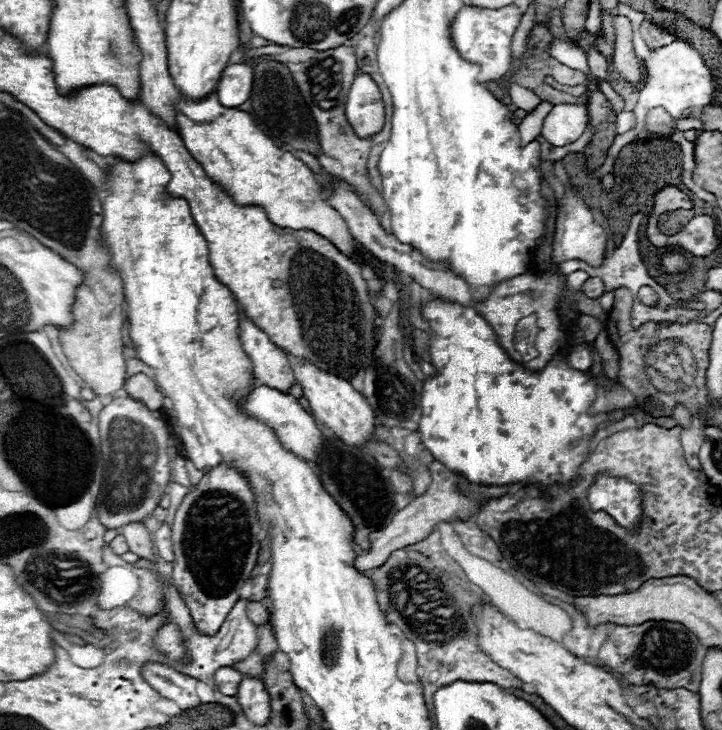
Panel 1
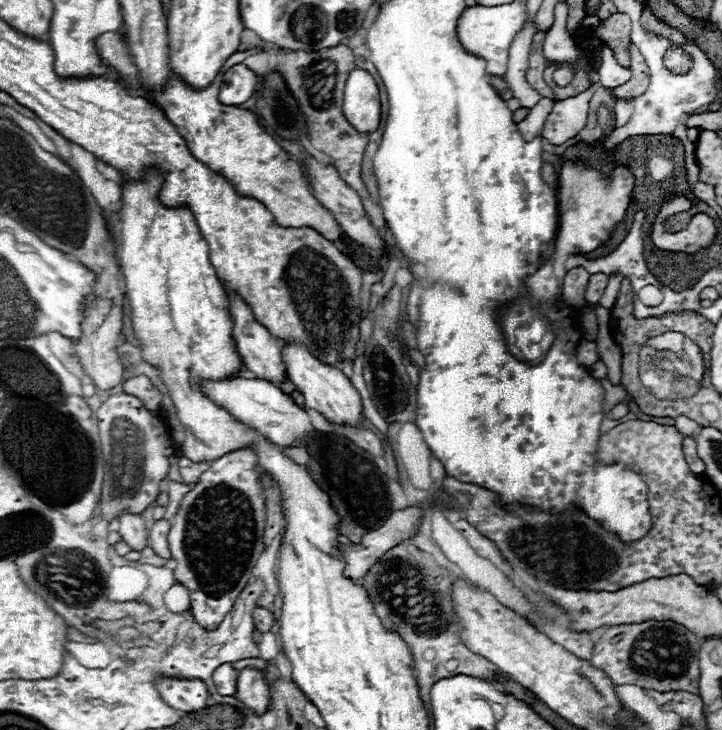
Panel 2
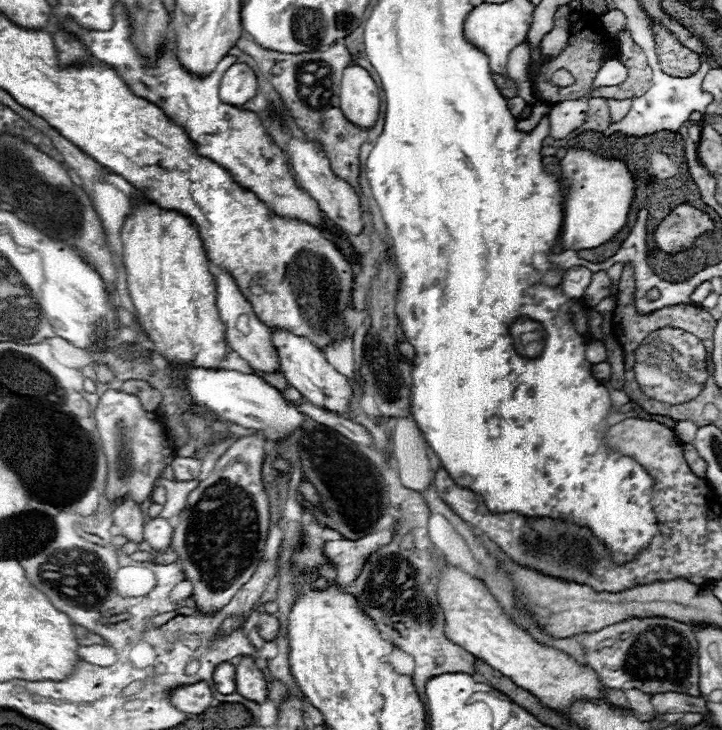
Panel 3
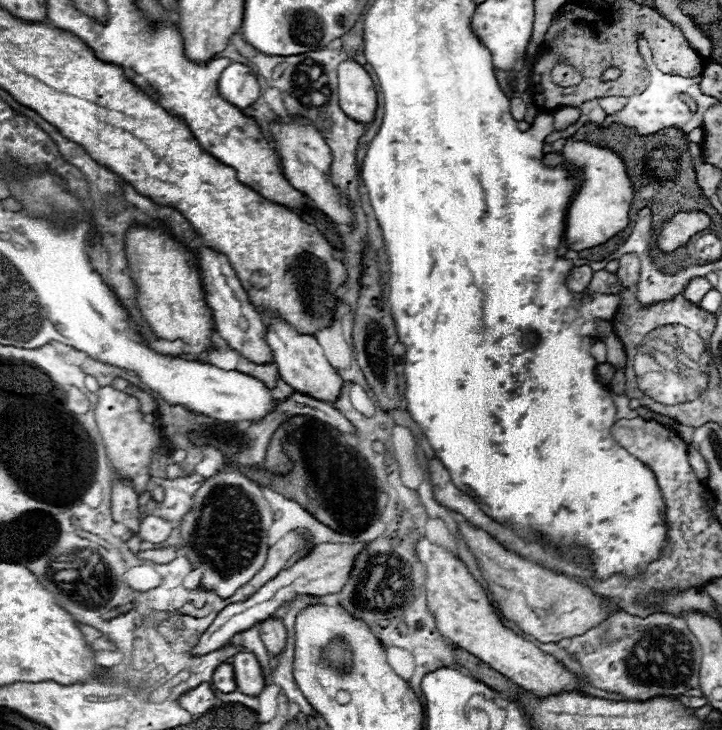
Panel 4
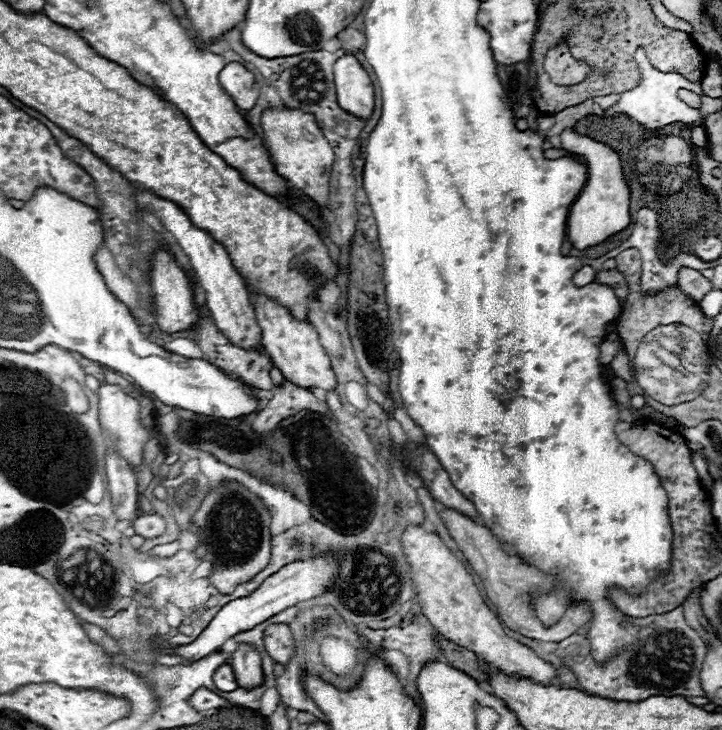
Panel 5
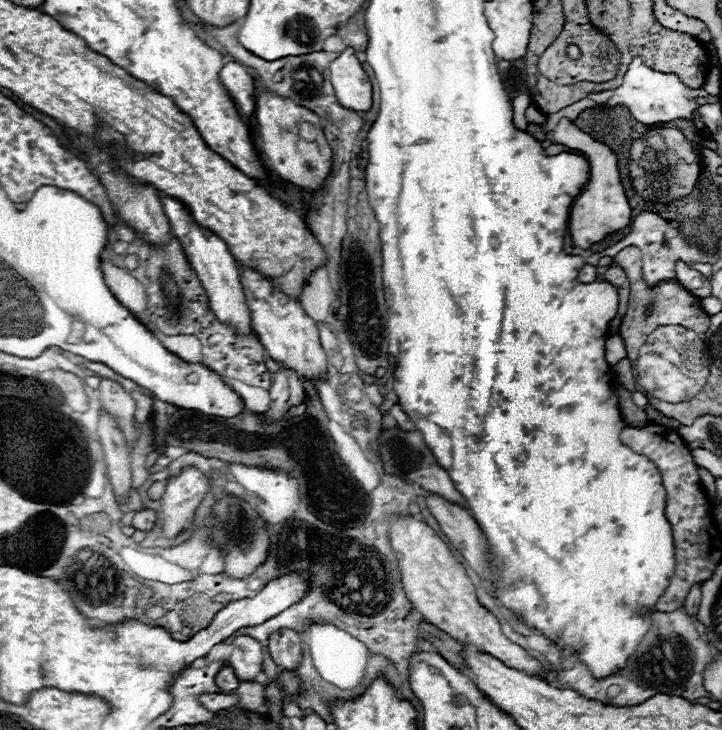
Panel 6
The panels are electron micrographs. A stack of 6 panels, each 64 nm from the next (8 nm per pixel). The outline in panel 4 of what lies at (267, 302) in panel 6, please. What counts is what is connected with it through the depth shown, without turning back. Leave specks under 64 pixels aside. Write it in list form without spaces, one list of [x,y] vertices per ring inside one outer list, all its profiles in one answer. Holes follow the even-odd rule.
[[[262,312],[262,322],[268,326],[268,334],[266,334],[266,344],[272,348],[274,352],[274,362],[280,370],[280,376],[286,384],[290,384],[294,390],[308,394],[316,400],[334,404],[340,394],[342,394],[342,378],[340,374],[328,364],[322,346],[318,344],[318,340],[310,334],[298,334],[290,324]]]

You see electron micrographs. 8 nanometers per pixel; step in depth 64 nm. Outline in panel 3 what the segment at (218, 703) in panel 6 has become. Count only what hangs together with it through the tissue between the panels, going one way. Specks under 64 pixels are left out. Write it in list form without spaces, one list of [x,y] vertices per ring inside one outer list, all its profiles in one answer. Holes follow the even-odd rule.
[[[196,682],[174,688],[168,700],[172,702],[172,706],[186,714],[200,714],[212,704],[212,692],[206,682]]]

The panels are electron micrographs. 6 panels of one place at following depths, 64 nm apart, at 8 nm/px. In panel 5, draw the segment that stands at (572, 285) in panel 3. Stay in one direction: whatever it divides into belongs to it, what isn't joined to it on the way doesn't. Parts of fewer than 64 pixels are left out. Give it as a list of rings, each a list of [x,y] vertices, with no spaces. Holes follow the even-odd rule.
[[[582,266],[574,276],[572,276],[572,282],[574,282],[574,286],[586,286],[586,284],[590,284],[590,282],[594,282],[594,274],[596,274],[596,270],[594,268],[590,268],[590,266]]]

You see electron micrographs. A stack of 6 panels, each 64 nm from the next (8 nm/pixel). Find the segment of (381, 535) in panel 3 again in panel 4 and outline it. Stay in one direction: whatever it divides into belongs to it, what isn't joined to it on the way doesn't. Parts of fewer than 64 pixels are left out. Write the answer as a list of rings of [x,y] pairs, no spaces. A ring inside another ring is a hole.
[[[324,542],[318,544],[314,548],[314,552],[302,560],[298,560],[294,566],[290,566],[288,570],[282,570],[274,580],[270,580],[270,584],[262,586],[250,600],[240,602],[240,604],[230,604],[226,606],[216,620],[212,622],[212,626],[204,632],[202,640],[198,642],[198,646],[194,648],[194,654],[206,654],[212,650],[218,650],[222,644],[226,644],[234,634],[252,628],[256,622],[270,618],[284,602],[292,600],[292,596],[296,594],[310,594],[310,596],[324,596],[324,594],[334,594],[340,592],[344,588],[344,584],[350,578],[352,566],[356,556],[364,550],[366,542],[354,542],[354,544],[344,544],[344,542]]]

